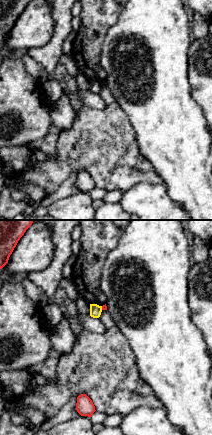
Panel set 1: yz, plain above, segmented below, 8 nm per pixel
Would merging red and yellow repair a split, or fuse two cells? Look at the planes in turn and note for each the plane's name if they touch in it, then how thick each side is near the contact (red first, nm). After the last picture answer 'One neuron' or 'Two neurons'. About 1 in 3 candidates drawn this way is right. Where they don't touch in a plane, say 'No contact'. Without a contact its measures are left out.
Touches red in yz. Thickness 50 nm (red) against 100 nm

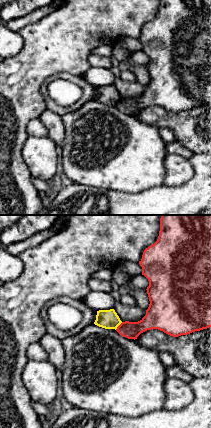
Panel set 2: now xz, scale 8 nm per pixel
Touches red in xz. Thickness 140 nm (red) against 160 nm

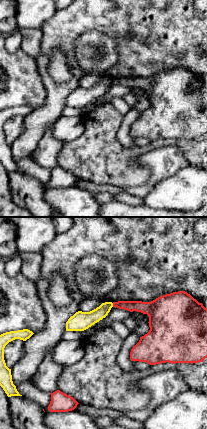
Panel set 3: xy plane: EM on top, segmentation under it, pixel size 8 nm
Touches red in xy. Thickness 100 nm (red) against 130 nm

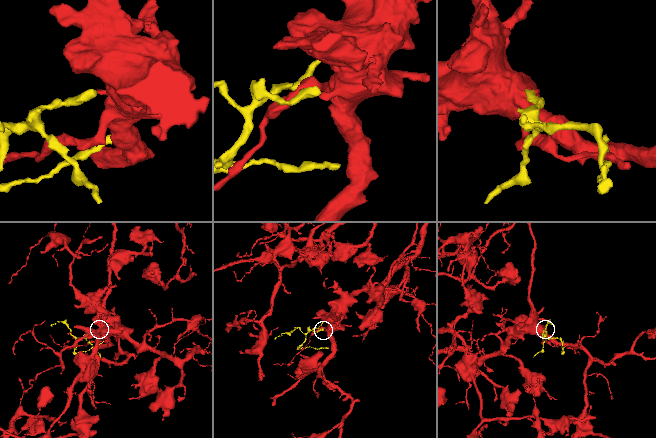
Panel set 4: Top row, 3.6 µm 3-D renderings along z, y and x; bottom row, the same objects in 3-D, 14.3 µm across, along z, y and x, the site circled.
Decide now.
Two neurons

